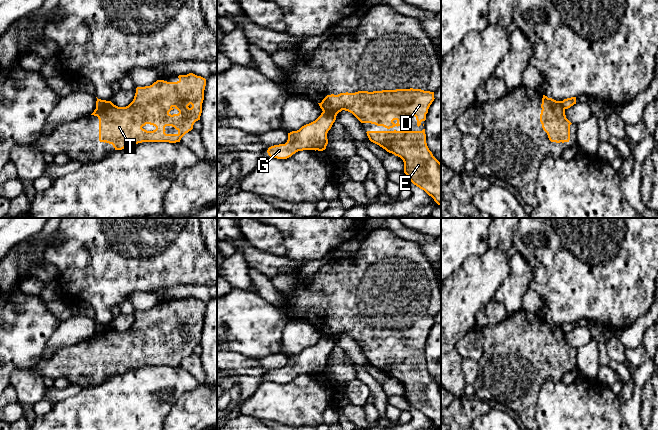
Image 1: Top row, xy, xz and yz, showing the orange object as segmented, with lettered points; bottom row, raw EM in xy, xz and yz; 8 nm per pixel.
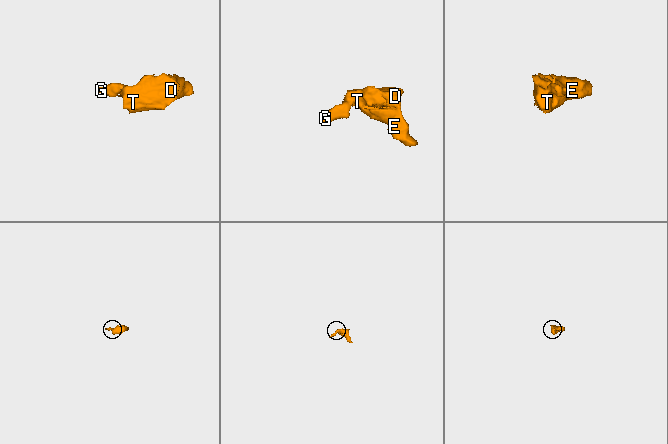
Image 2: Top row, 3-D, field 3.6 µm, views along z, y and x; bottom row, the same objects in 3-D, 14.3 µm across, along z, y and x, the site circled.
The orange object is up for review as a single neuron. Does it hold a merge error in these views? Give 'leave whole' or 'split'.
split

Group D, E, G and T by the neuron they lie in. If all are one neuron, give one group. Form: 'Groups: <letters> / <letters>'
Groups: D E T / G

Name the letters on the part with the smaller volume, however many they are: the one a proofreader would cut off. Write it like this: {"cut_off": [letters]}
{"cut_off": ["G"]}

